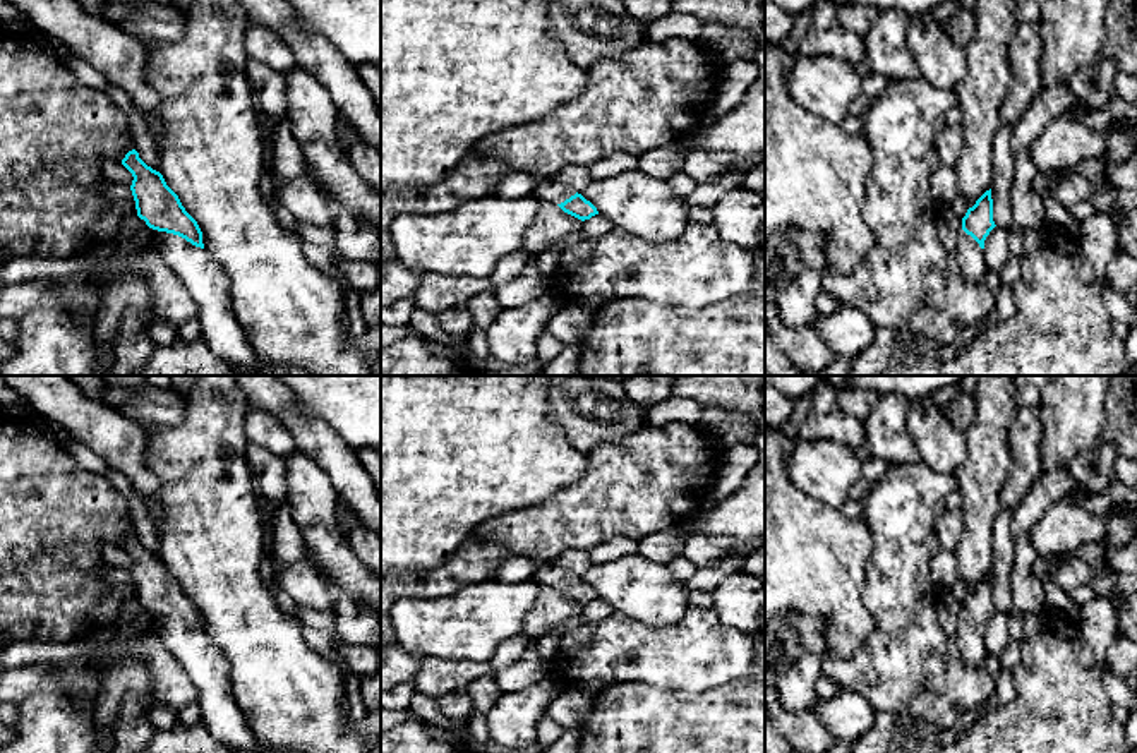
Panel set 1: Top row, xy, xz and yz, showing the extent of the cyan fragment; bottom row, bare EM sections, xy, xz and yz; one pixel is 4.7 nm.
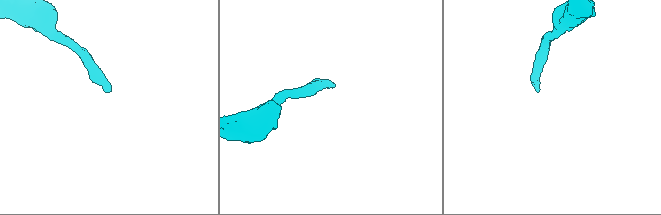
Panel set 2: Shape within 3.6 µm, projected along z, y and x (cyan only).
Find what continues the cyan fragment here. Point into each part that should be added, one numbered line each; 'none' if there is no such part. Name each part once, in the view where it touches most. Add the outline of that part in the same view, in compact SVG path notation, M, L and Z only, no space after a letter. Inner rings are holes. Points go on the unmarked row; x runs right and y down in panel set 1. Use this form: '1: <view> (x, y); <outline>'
1: xy (199, 656); M154 614L151 630L187 671L199 691L201 717L218 741L247 753L256 751L256 734L237 705L230 667L221 648L185 623Z

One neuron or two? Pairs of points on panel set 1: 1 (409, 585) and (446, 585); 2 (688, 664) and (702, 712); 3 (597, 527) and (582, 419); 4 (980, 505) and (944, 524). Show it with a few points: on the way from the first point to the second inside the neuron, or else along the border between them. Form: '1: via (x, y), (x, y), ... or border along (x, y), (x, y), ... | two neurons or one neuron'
1: via (417, 585), (438, 585) | one neuron
2: border along (734, 680), (698, 693), (657, 688) | two neurons
3: border along (625, 436), (616, 441), (599, 443), (587, 453) | two neurons
4: border along (959, 510), (962, 534), (954, 549) | two neurons

